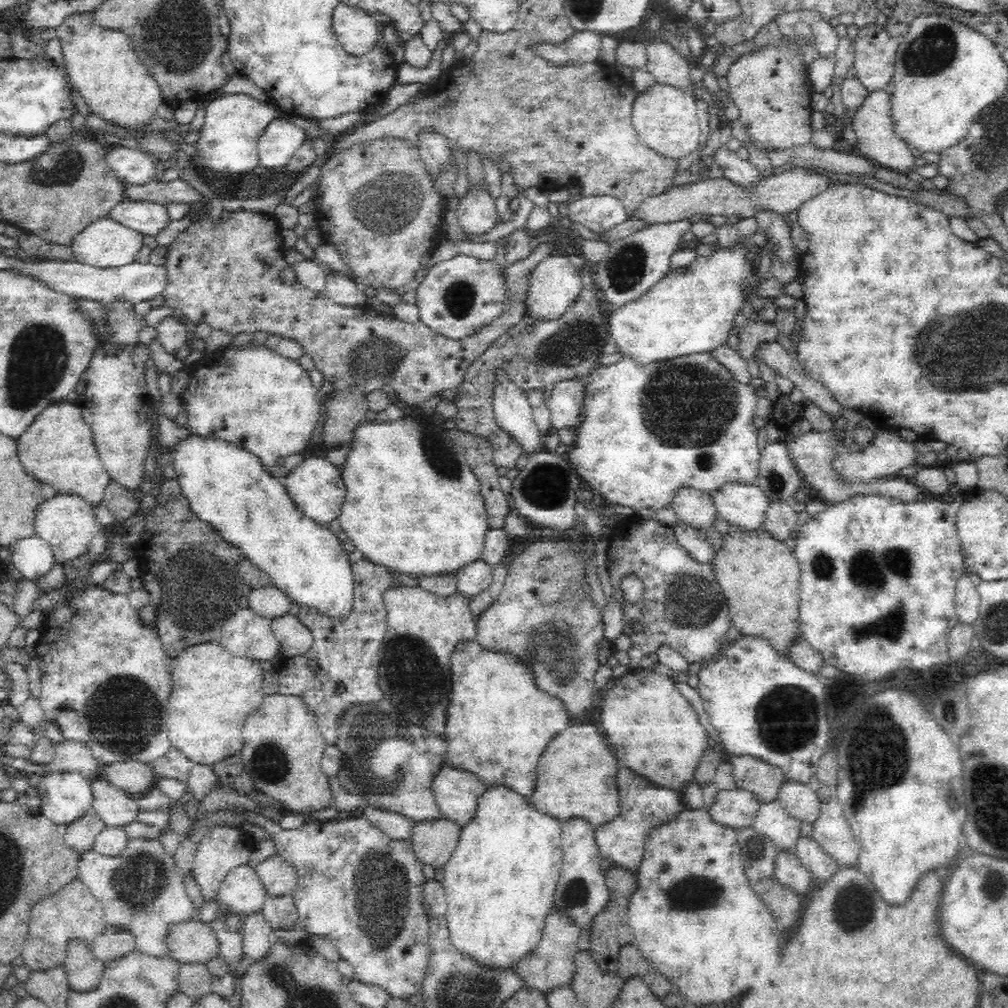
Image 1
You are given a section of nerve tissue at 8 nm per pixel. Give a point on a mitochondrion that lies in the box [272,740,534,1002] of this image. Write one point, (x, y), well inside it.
(381, 886)

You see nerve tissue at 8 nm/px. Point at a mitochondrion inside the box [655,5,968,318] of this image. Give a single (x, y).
(935, 49)

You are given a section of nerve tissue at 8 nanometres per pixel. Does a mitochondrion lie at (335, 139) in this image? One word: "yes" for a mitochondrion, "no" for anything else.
no

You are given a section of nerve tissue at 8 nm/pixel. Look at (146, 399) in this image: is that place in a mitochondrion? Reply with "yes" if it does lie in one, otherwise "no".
no

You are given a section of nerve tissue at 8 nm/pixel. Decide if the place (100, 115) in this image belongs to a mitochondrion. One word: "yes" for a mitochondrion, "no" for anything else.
no

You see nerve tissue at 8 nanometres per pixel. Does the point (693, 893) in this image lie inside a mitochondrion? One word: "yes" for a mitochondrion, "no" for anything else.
yes

